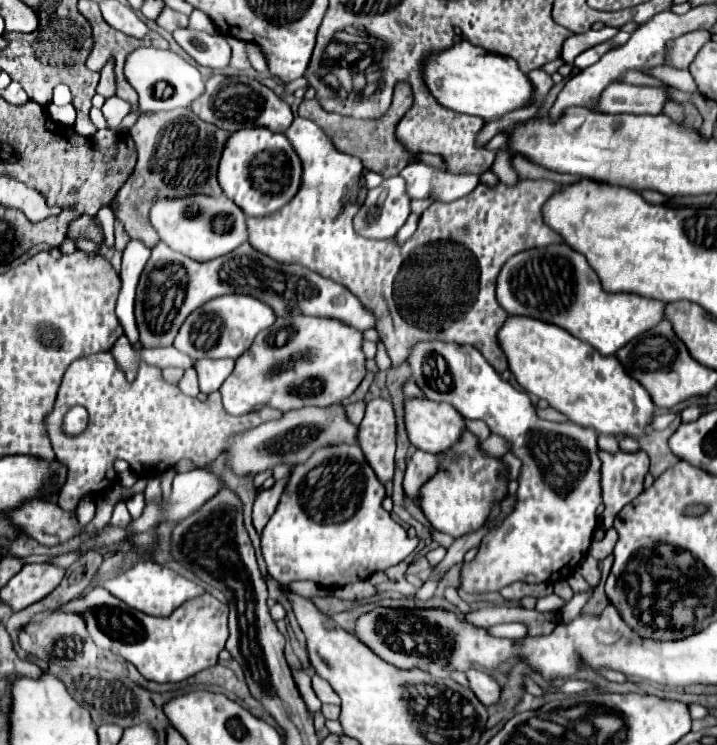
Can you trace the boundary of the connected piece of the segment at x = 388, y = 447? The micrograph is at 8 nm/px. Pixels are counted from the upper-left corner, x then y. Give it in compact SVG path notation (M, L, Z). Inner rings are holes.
M384 398L370 400L364 420L360 422L360 448L382 484L394 478L396 420L392 402Z

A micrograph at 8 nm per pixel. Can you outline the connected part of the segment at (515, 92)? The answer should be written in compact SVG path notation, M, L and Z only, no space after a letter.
M460 40L450 50L438 54L430 62L430 66L432 68L428 68L428 64L424 66L426 86L442 106L454 112L480 116L484 120L494 120L494 118L502 118L512 110L524 108L536 100L534 84L518 68L516 60L508 56L492 54L480 46L470 44L468 40Z

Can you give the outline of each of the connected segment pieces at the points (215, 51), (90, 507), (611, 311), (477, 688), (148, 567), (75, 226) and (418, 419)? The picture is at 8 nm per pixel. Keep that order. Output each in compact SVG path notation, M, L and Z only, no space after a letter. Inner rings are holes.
M176 30L174 40L190 54L200 66L208 66L212 70L224 70L230 64L230 44L220 34L206 34L194 30Z
M90 500L80 502L80 506L78 506L78 510L76 510L76 516L78 516L78 522L80 522L82 526L90 524L94 514L96 514L96 506L94 506L94 502L90 502Z
M552 244L548 248L532 248L532 250L524 250L512 256L500 270L496 296L500 300L500 306L510 316L528 316L528 318L538 318L538 320L556 324L568 330L572 336L588 342L604 356L614 356L630 340L634 340L636 336L648 332L650 328L666 320L666 314L664 314L666 304L660 300L648 300L644 296L626 294L626 292L618 292L618 294L604 292L596 272L590 268L586 258L566 244Z
M472 670L472 672L466 672L468 680L470 680L470 688L472 692L476 694L476 698L484 704L484 706L492 706L492 704L498 704L500 700L500 686L484 672L480 670Z
M140 560L140 562L136 562L126 572L122 572L116 578L108 580L104 584L104 588L112 596L120 598L122 602L128 602L132 608L136 608L140 612L146 612L146 614L154 614L154 616L168 616L170 612L174 612L184 602L204 594L204 588L200 588L196 582L180 576L178 572L170 570L168 566L158 564L154 560Z
M82 216L70 224L70 238L72 240L78 236L86 236L86 234L90 234L90 218L88 216Z
M406 400L406 430L412 446L430 454L448 452L466 432L464 416L450 404Z

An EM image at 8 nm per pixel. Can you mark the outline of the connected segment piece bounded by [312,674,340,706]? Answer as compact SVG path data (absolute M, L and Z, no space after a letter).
M316 674L312 678L312 688L314 692L318 694L318 698L320 698L322 704L336 704L336 706L340 706L338 694L334 692L328 682L324 682L324 680Z

